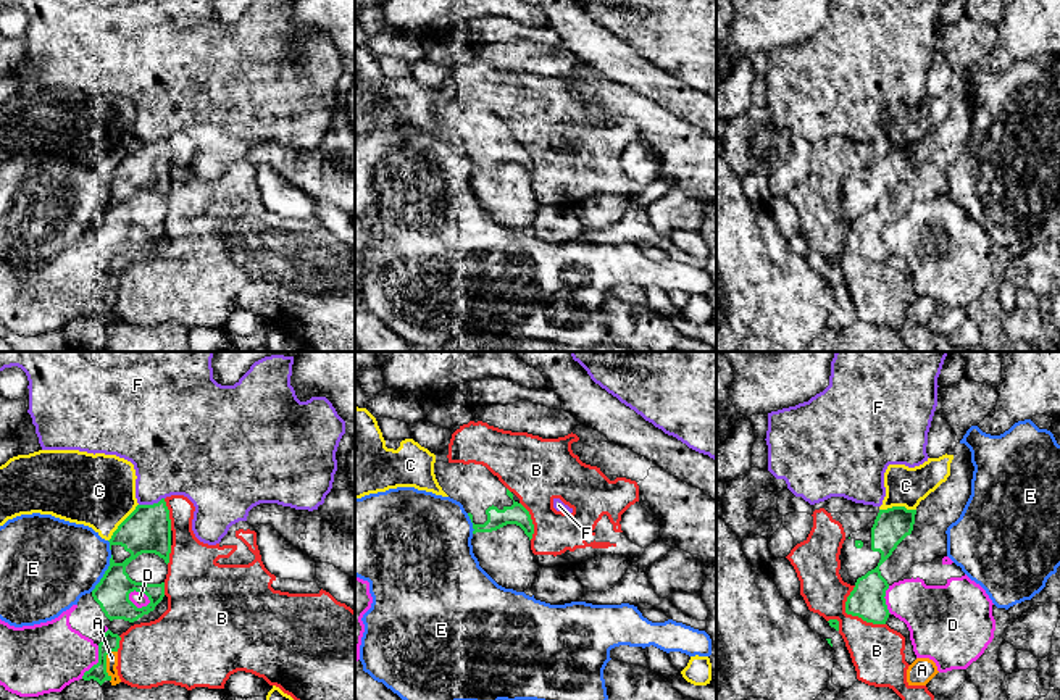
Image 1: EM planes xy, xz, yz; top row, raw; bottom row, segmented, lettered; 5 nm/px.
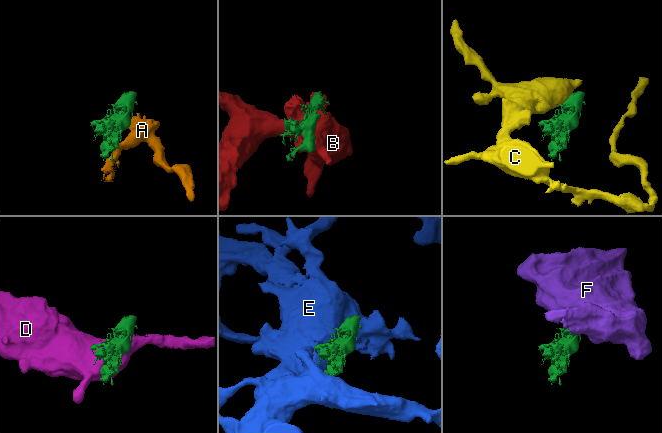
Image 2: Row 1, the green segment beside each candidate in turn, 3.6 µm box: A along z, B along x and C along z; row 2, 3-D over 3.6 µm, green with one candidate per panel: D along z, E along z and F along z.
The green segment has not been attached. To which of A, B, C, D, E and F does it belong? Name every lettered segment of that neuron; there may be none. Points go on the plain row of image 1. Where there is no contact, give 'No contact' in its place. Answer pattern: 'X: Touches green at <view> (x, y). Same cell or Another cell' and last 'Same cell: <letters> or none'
A: Touches green at xy (105, 302). Another cell
B: Touches green at yz (852, 254). Another cell
C: Touches green at xy (121, 162). Another cell
D: Touches green at xy (141, 229). Another cell
E: Touches green at xy (105, 212). Another cell
F: Touches green at xy (150, 144). Another cell
Same cell: none

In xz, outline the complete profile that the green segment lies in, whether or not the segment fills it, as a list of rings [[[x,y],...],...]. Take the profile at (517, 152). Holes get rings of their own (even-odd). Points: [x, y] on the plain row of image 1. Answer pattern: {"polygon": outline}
{"polygon": [[[513,139],[511,145],[489,145],[484,163],[473,161],[473,192],[479,205],[502,226],[531,227],[539,202],[531,189],[534,163],[529,150]]]}

